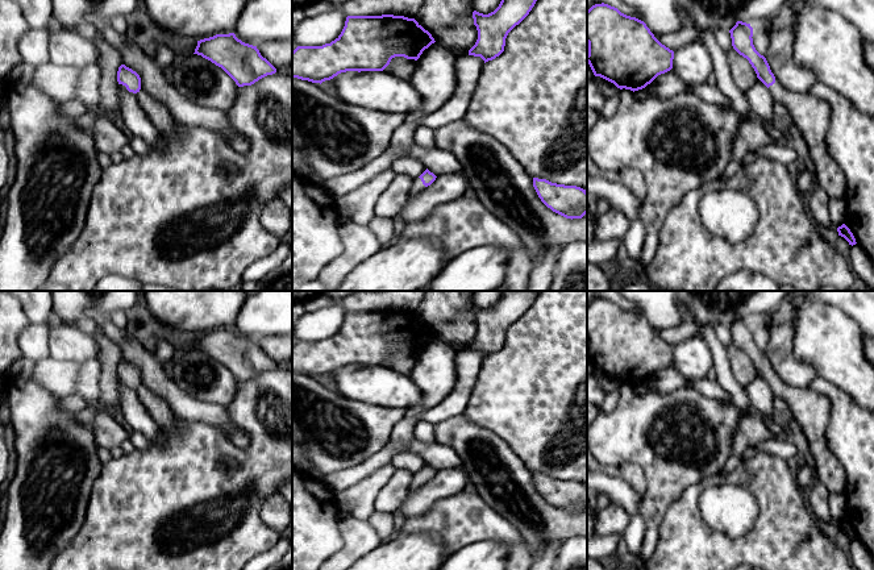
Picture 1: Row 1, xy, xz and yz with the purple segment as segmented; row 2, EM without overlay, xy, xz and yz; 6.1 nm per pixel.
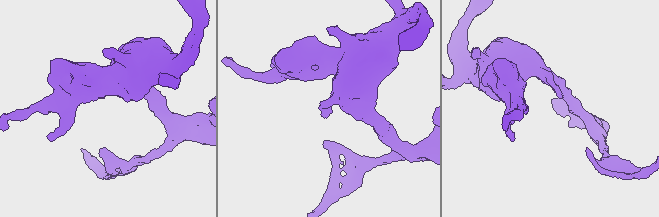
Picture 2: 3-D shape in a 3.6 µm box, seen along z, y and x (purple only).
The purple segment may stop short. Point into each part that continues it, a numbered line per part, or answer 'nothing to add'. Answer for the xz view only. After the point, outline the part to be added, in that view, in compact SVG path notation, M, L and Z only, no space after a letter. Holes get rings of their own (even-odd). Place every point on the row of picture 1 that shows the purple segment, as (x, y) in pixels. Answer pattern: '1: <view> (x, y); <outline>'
1: xz (417, 186); M415 178L409 195L415 196L415 195L420 194L424 188L425 188L425 186L423 184L421 179Z

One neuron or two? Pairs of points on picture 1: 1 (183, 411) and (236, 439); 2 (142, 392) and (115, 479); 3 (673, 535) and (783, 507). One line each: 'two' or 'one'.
1: one
2: two
3: one

